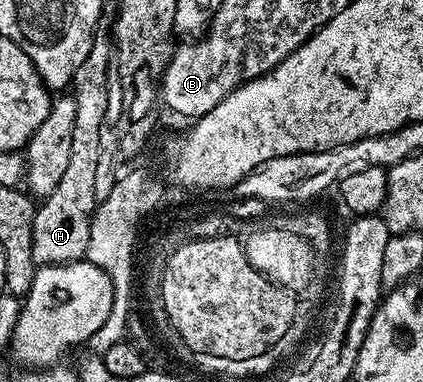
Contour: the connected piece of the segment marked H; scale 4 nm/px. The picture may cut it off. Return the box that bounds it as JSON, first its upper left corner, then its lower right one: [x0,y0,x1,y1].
[32,32,112,267]

